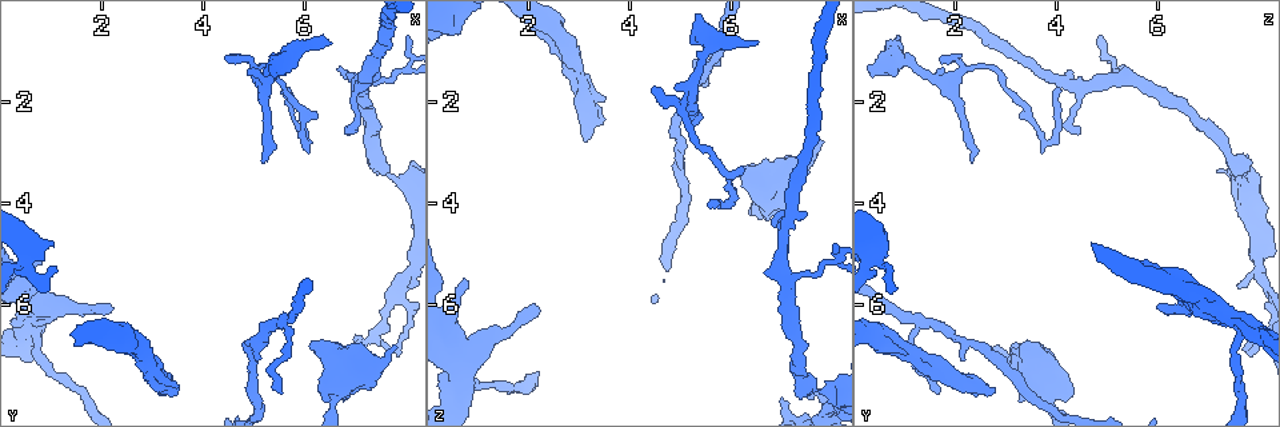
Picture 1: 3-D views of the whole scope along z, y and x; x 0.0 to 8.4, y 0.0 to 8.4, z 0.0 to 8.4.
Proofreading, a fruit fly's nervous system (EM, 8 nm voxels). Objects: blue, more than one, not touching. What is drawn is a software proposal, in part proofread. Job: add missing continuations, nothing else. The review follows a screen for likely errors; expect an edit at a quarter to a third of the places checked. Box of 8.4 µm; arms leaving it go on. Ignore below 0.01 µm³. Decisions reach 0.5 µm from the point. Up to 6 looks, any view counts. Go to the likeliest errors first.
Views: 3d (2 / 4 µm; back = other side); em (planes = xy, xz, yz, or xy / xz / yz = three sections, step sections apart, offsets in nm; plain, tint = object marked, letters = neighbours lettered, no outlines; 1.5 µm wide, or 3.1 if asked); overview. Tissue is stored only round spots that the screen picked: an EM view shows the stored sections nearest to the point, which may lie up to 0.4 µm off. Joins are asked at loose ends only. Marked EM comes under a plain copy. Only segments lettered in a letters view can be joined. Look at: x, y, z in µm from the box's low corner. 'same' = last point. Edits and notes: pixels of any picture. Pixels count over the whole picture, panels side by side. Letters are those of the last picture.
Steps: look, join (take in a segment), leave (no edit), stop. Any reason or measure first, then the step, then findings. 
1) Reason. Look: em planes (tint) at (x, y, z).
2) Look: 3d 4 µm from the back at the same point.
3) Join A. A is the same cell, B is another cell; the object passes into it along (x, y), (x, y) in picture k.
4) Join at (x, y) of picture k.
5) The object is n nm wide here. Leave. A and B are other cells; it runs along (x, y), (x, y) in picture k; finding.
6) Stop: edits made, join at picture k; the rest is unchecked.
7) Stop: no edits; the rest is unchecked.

Look: em planes (tint) at (2.15, 6.05, 6.05).

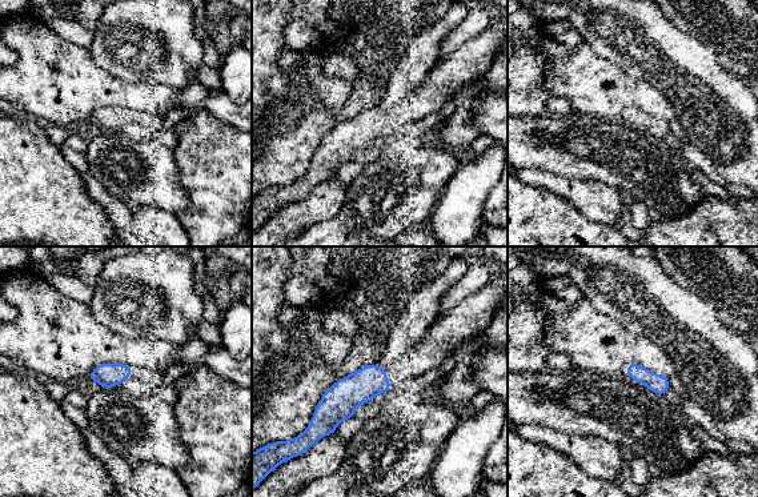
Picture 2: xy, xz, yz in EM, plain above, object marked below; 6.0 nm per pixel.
Look: em planes (letters) at the same point.

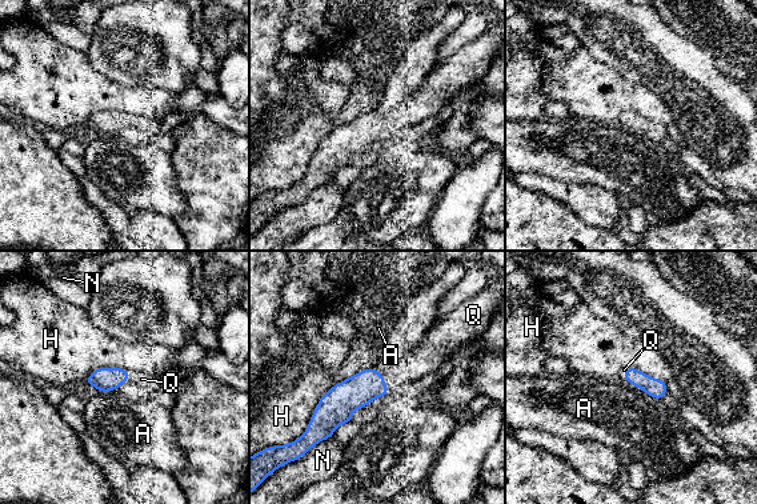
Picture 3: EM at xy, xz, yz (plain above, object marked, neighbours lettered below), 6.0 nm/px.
The object is 120 nm wide here. Join Q. Q is the same cell, A, H and N are other cells; the object passes into it along (360, 390), (383, 382), (419, 362) in picture 3; it goes on there.

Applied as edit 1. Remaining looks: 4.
Look: overview.

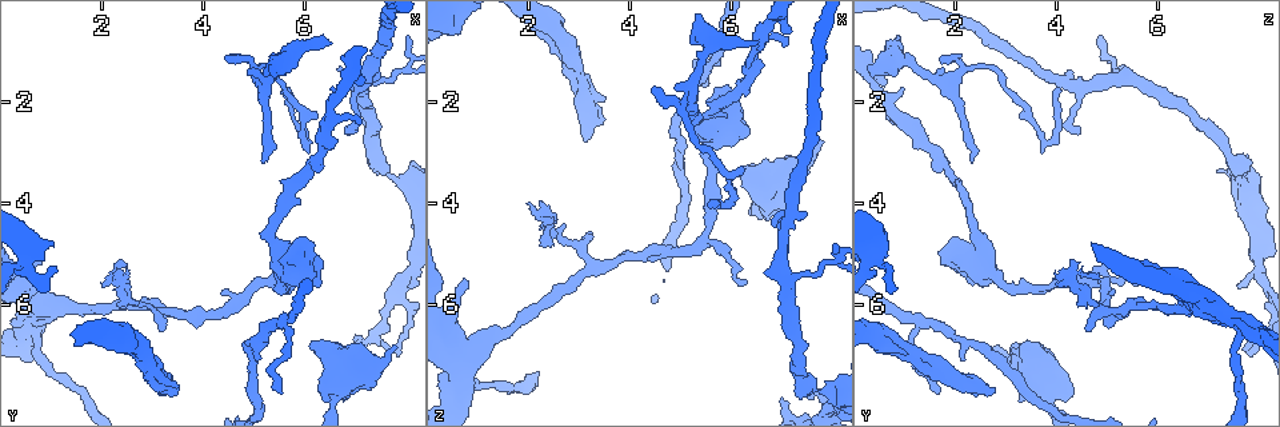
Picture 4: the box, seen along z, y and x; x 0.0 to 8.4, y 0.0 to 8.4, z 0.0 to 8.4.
Stops while still wide. Look: em planes (letters) at (7.75, 6.85, 2.75).

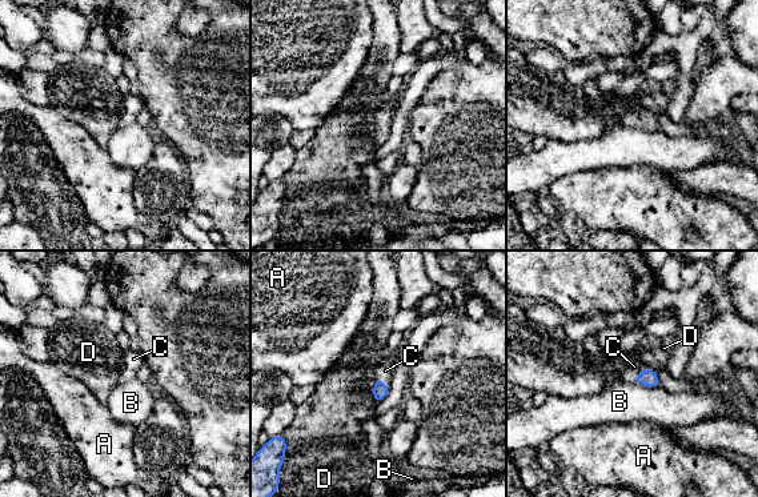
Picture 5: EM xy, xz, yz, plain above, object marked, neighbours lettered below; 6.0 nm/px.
Join C. C is the same cell, A, B and D are other cells; the cell continues.

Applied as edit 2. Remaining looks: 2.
See it whole again. Look: overview.

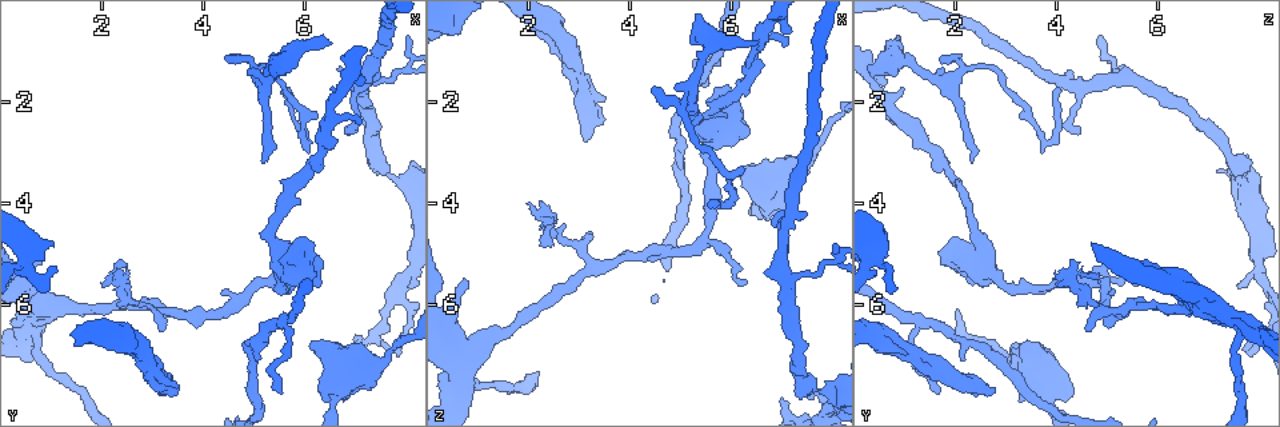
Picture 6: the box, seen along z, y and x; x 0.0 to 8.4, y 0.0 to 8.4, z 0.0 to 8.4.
Look: em xz step 8 (letters) at (6.55, 0.85, 0.85).

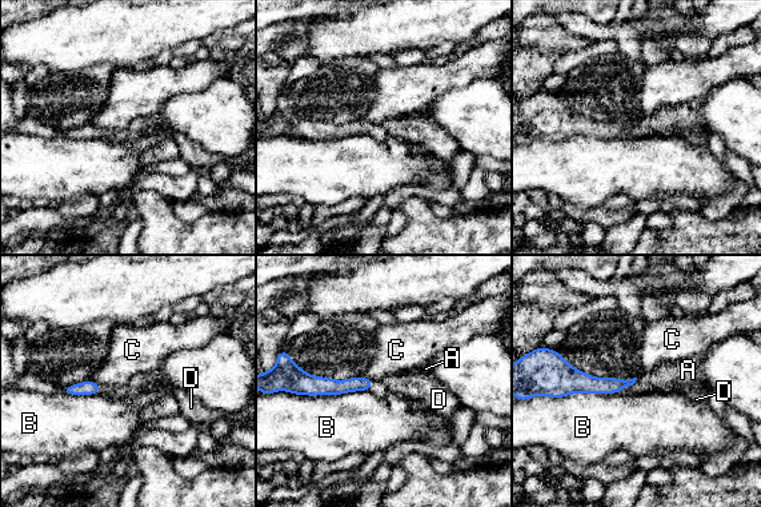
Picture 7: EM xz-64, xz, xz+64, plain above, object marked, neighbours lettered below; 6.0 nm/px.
Join D. D is the same cell, A, B and C are other cells; the object passes into it along (329, 386), (371, 386), (412, 386) in picture 7; it goes on there.

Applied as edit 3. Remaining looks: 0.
Stop: edits made, join at picture 3, join at picture 5, join at picture 7; the rest is unchecked.

